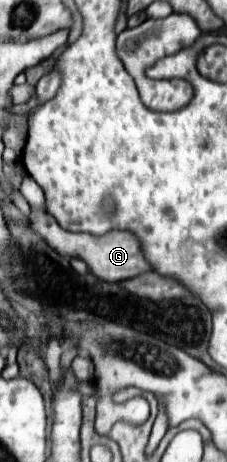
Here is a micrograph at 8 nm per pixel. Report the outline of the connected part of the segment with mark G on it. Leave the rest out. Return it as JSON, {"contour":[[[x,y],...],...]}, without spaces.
{"contour":[[[31,208],[31,214],[29,214],[29,228],[33,228],[35,234],[39,234],[45,240],[45,244],[49,244],[61,256],[83,260],[89,266],[91,274],[105,282],[121,282],[121,280],[127,280],[127,278],[133,278],[133,276],[139,276],[139,274],[151,270],[151,266],[147,264],[147,260],[141,254],[139,240],[131,232],[113,230],[103,236],[95,236],[95,234],[87,234],[87,232],[67,232],[55,222],[55,218],[51,214],[35,212],[35,208]]]}

